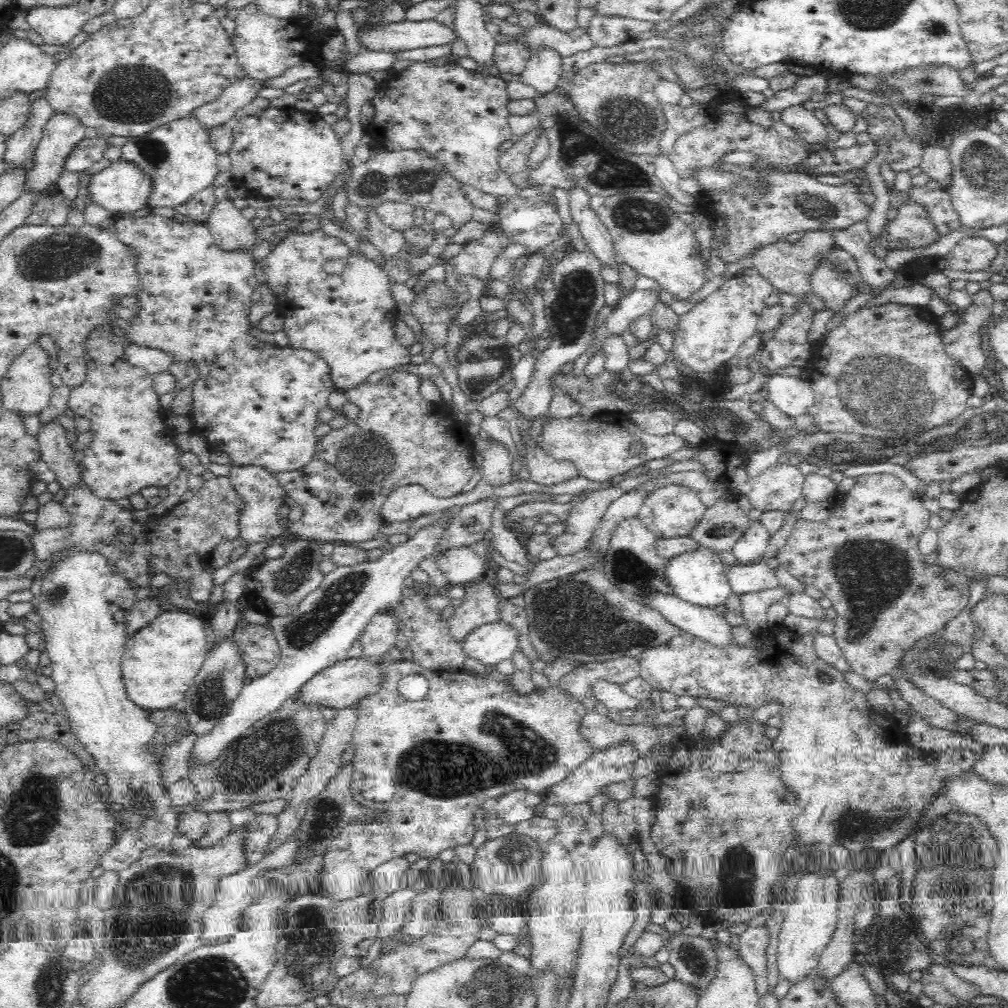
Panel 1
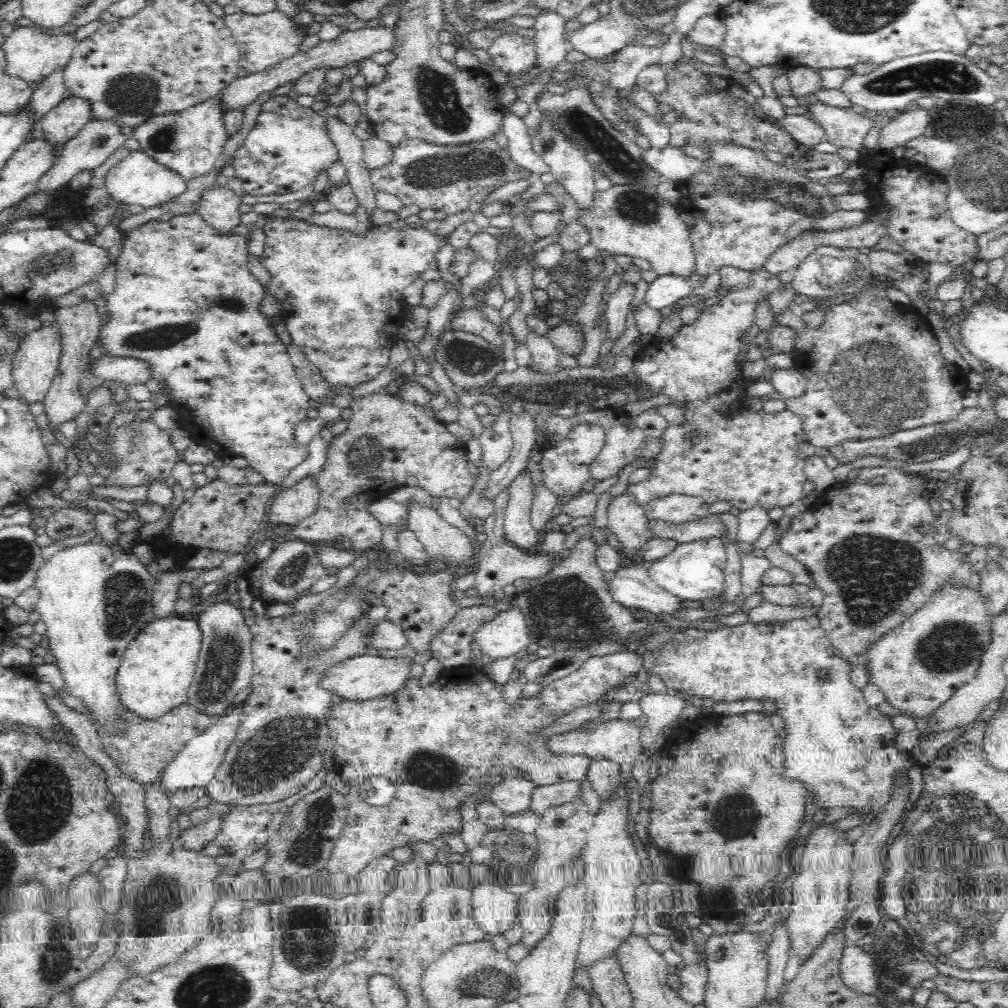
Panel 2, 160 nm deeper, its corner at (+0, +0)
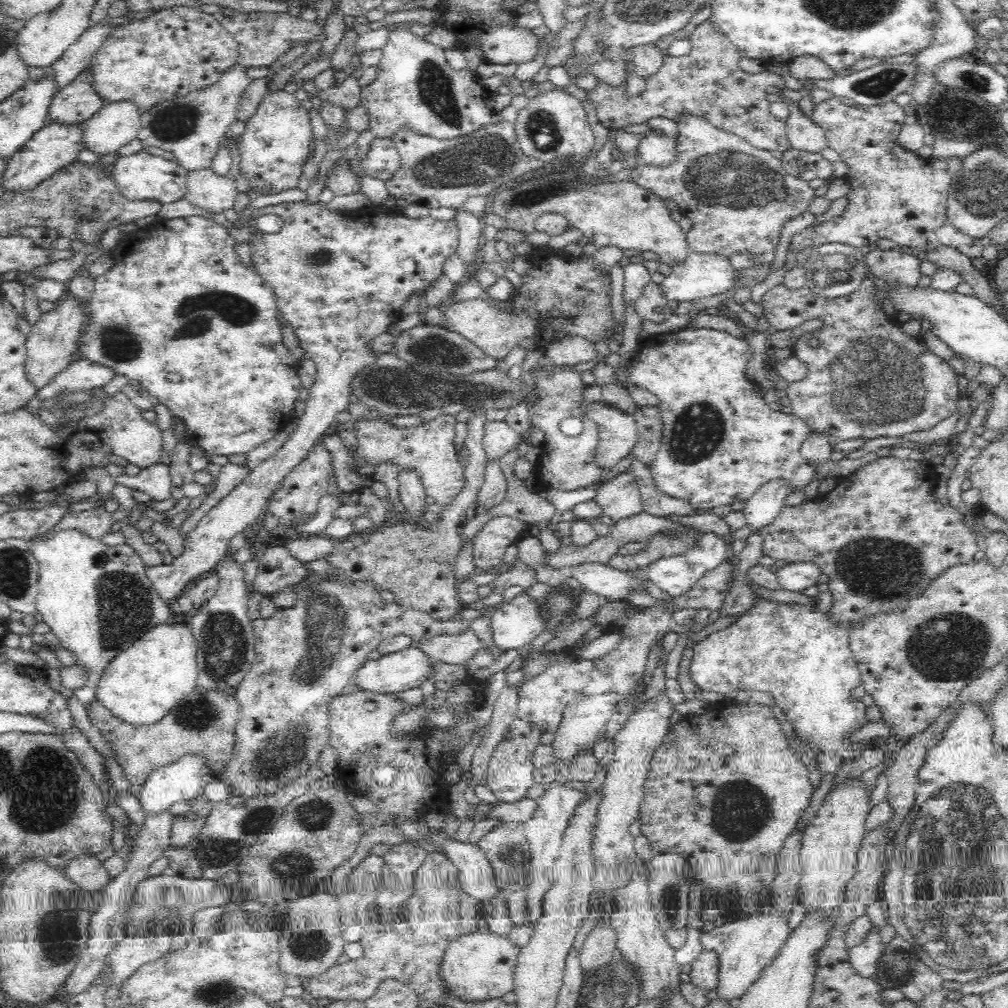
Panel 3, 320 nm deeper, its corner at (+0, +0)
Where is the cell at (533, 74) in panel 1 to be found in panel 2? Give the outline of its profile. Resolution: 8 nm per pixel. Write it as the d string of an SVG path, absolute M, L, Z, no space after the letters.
M544 10L535 20L534 50L536 68L552 74L558 64L564 61L569 47L563 37L565 21L555 12Z

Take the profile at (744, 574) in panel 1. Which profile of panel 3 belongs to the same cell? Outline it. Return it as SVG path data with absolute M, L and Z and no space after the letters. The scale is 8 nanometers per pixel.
M811 562L788 563L775 572L781 588L794 592L818 585L820 574Z

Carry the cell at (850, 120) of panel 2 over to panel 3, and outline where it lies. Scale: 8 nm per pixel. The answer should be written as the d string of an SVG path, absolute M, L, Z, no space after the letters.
M834 97L815 103L811 118L825 133L827 146L833 148L849 168L844 177L850 184L846 194L848 205L841 215L806 227L788 238L788 254L800 254L806 248L831 242L862 248L880 238L890 238L895 248L913 253L928 253L947 246L968 258L981 257L984 239L960 232L947 217L947 192L952 175L961 167L963 159L925 158L918 151L898 146L895 140L905 124L903 107L895 101L878 106L847 106Z

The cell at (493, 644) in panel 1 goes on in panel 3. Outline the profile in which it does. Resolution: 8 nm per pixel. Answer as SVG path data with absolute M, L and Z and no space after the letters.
M524 592L512 600L487 612L490 615L492 642L500 652L525 650L544 630L538 618L538 602L530 600Z

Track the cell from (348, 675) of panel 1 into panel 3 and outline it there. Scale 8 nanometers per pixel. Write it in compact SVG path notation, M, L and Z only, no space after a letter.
M414 645L406 650L381 655L376 660L367 660L356 670L352 683L354 686L358 686L358 691L365 690L365 692L389 695L420 686L423 680L433 676L433 672L430 657Z

